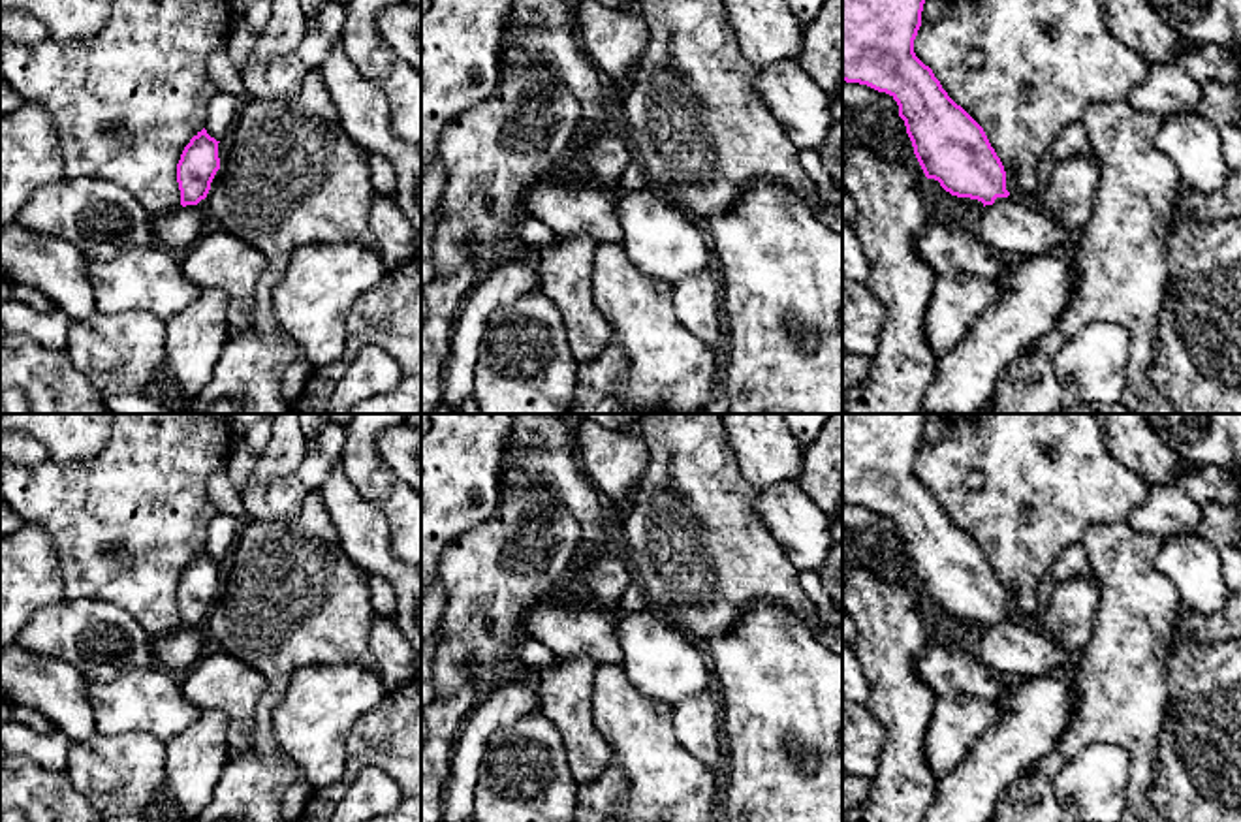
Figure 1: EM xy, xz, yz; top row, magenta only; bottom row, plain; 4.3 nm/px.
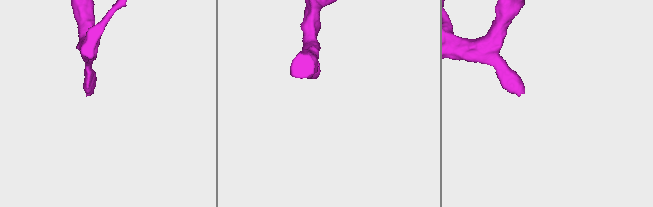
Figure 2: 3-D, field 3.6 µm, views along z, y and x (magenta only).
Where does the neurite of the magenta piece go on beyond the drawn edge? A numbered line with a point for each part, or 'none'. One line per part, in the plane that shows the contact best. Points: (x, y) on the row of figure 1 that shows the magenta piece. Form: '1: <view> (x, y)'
1: yz (1012, 228)

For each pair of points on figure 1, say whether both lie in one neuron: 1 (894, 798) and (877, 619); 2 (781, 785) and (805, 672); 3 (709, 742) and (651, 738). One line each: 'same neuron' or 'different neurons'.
1: same neuron
2: same neuron
3: different neurons

